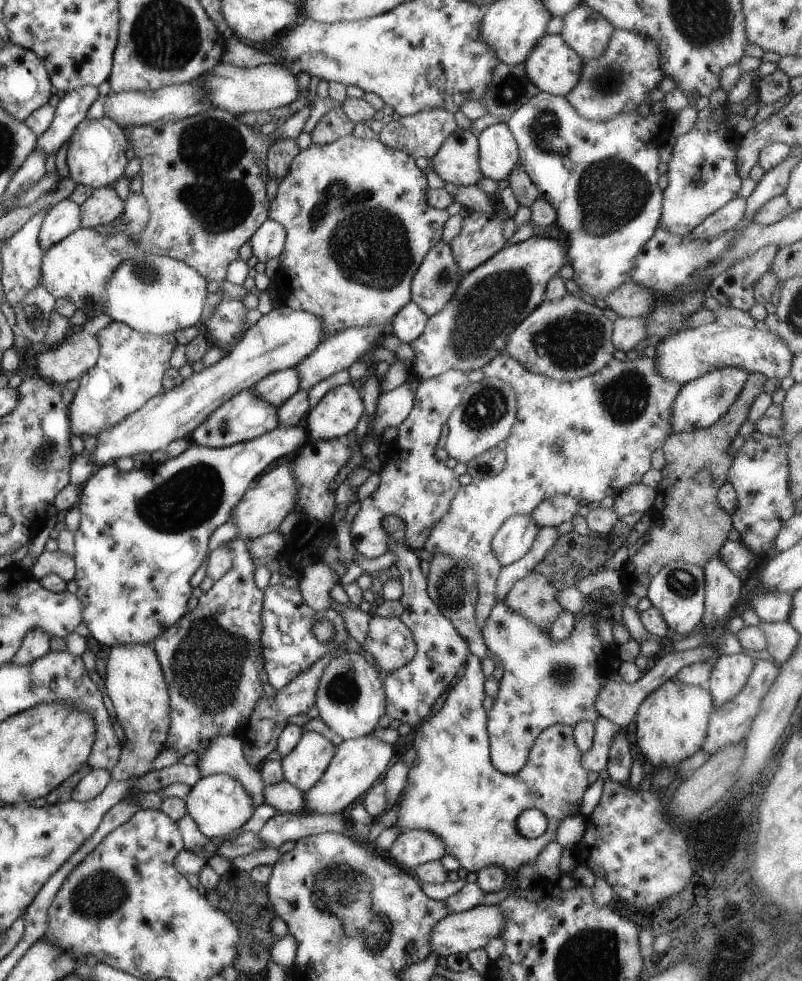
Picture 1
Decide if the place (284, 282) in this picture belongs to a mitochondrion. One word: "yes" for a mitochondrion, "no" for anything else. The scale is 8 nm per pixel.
no

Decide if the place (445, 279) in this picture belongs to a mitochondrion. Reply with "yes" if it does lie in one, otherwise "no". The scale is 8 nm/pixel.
yes

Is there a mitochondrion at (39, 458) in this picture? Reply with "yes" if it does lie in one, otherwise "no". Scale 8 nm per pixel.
yes

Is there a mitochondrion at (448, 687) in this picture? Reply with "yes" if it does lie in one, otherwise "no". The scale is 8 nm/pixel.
no

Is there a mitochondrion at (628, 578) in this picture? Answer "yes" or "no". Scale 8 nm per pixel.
no

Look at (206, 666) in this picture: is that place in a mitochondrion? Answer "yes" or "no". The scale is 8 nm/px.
yes

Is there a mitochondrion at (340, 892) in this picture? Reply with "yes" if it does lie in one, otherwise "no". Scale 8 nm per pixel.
yes

